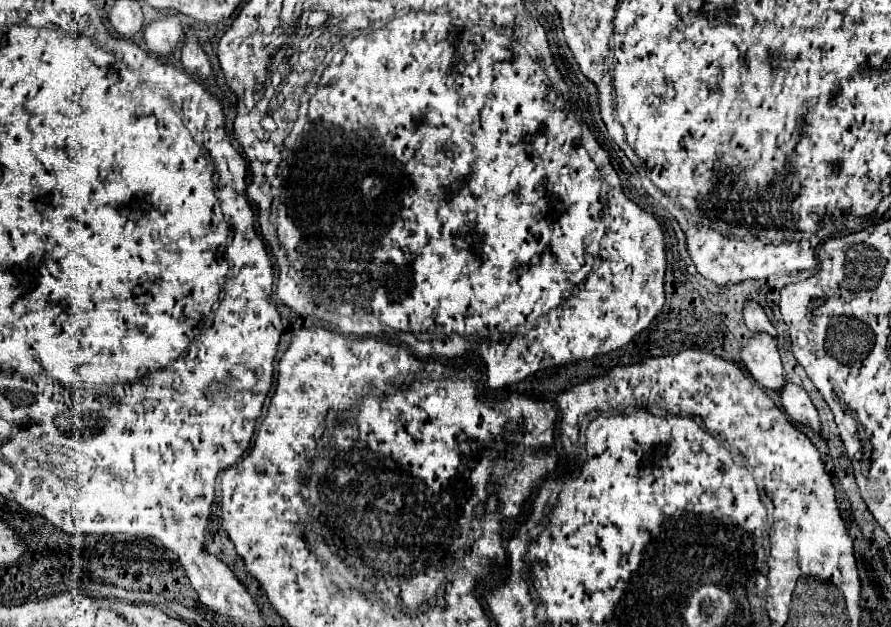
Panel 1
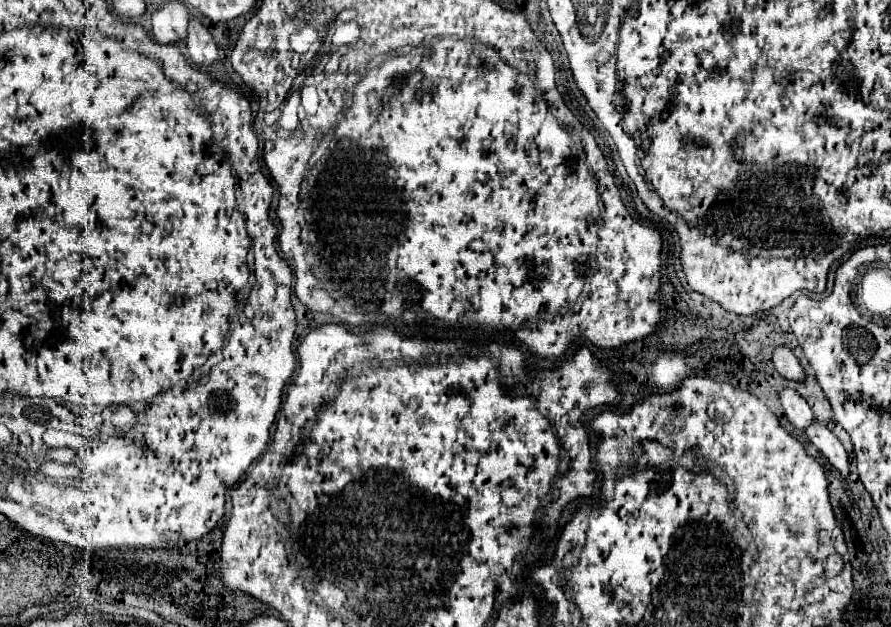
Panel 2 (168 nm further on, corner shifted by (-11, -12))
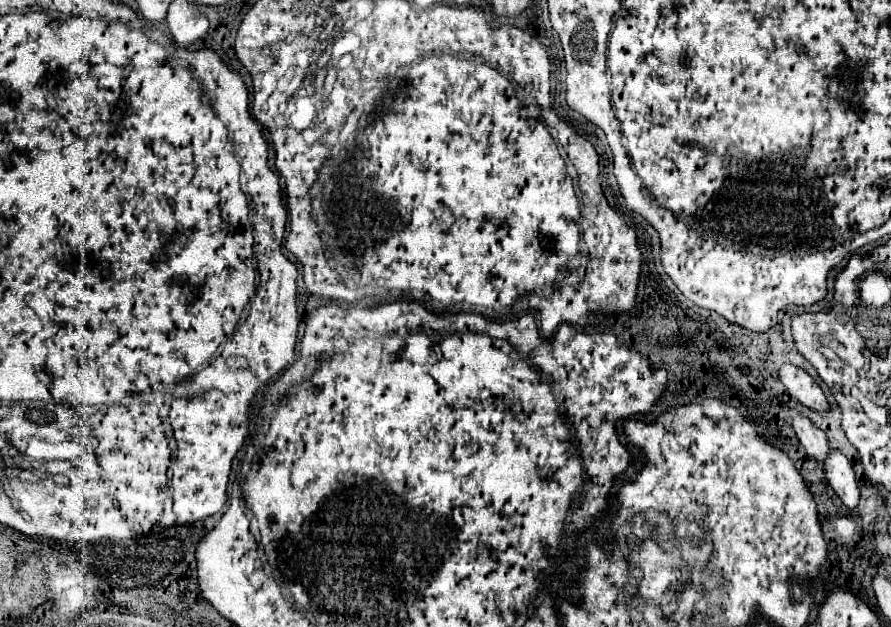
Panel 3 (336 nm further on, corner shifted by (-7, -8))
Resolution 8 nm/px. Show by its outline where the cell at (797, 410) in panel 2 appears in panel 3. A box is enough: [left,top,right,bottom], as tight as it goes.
[793,411,829,461]

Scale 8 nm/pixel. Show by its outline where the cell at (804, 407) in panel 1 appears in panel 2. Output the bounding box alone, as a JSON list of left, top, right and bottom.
[807,421,849,479]

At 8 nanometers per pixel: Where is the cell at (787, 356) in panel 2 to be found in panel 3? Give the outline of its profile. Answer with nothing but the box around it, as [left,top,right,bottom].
[779,363,827,411]

